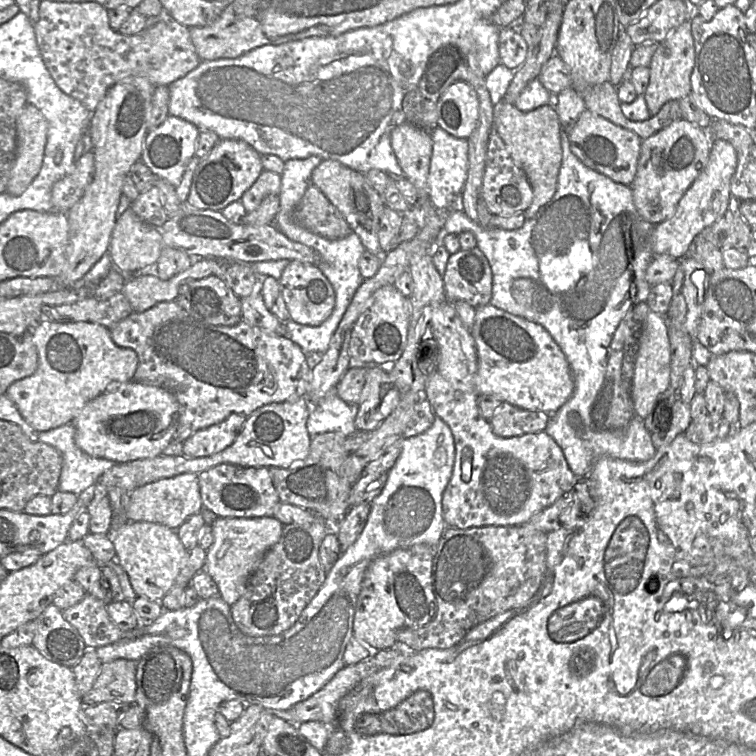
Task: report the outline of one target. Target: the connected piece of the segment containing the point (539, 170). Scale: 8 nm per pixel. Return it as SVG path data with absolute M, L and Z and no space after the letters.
M500 101L494 106L493 127L504 141L514 162L524 170L533 191L533 200L523 212L526 220L532 218L554 195L557 187L558 174L562 163L561 124L553 105L547 104L529 112L519 110L514 104Z

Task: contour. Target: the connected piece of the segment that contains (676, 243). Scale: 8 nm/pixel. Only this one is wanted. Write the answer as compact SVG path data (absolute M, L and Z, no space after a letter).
M714 140L706 167L679 200L674 215L655 225L652 234L652 248L655 256L668 255L679 260L689 253L695 237L733 206L730 180L736 165L737 155L734 147L725 140Z

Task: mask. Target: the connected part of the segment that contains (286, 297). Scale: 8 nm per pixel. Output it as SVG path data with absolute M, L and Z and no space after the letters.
M292 260L279 279L280 292L289 312L289 319L298 324L318 326L332 313L335 293L330 281L316 265Z

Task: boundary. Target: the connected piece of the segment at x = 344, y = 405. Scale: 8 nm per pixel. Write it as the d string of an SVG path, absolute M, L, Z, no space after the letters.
M333 388L311 406L306 422L307 431L311 437L325 432L353 434L357 431L354 423L357 412L358 405L343 401Z

